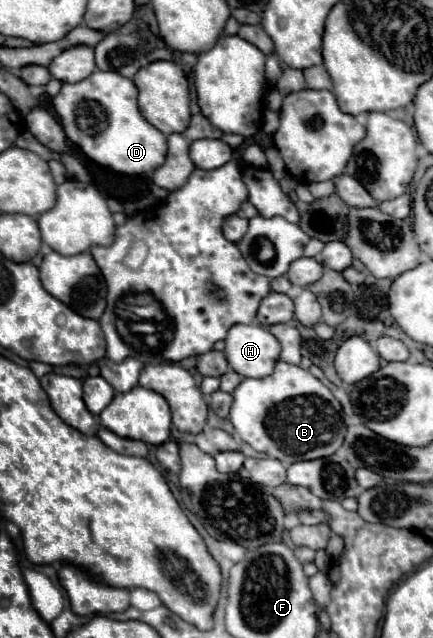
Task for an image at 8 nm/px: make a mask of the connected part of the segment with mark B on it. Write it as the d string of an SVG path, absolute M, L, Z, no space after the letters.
M277 361L269 377L243 379L233 391L233 399L229 419L243 441L285 465L333 455L343 445L345 429L339 401L325 383L299 365Z

